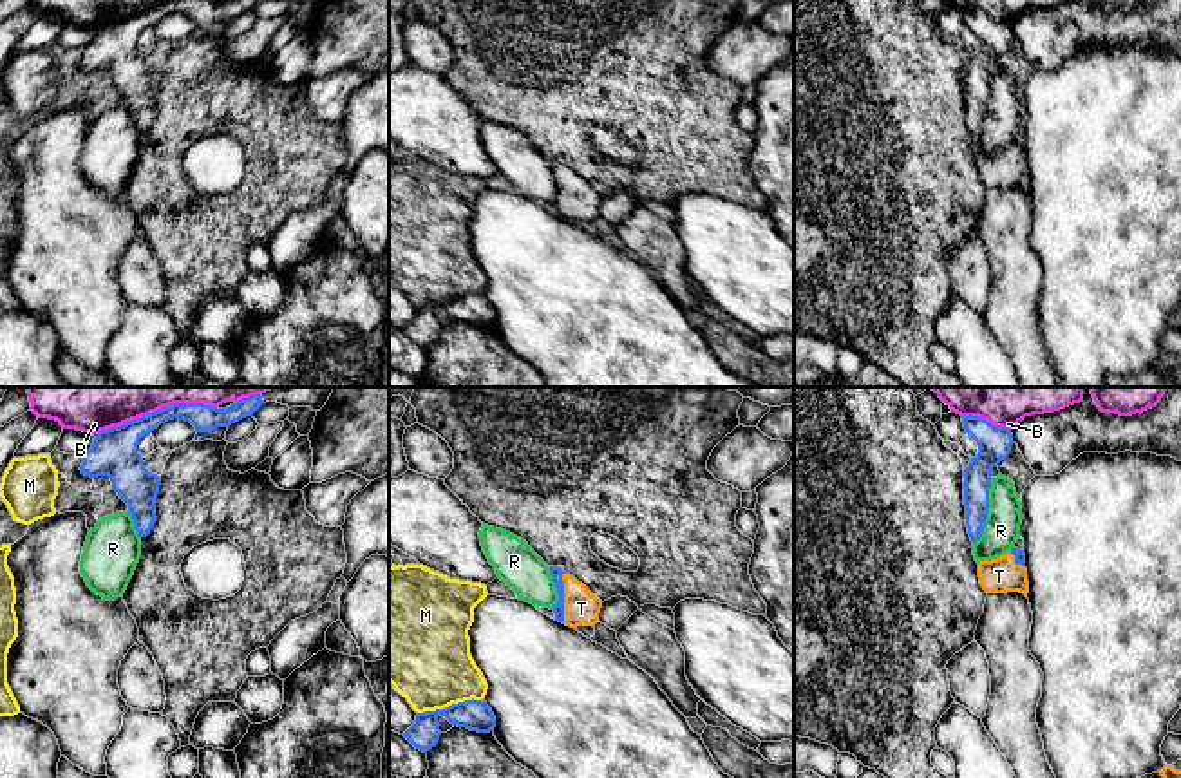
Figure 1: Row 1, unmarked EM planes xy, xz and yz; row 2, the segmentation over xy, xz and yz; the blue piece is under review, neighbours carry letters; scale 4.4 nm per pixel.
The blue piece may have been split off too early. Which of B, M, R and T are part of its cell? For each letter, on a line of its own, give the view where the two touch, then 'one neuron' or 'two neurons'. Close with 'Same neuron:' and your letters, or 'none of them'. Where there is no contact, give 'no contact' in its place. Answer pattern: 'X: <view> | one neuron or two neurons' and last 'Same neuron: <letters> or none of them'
B: yz | two neurons
M: xz | two neurons
R: yz | two neurons
T: xz | one neuron
Same neuron: T

